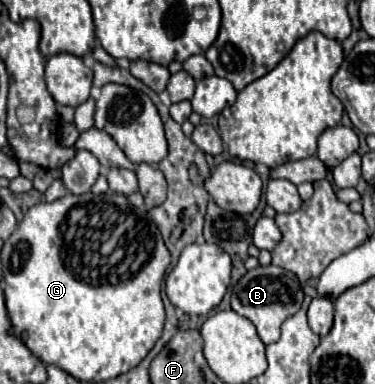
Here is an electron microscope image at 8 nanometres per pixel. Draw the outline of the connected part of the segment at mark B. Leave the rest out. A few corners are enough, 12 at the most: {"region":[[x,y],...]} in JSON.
{"region":[[275,265],[247,271],[231,287],[231,309],[265,345],[281,337],[303,289]]}

